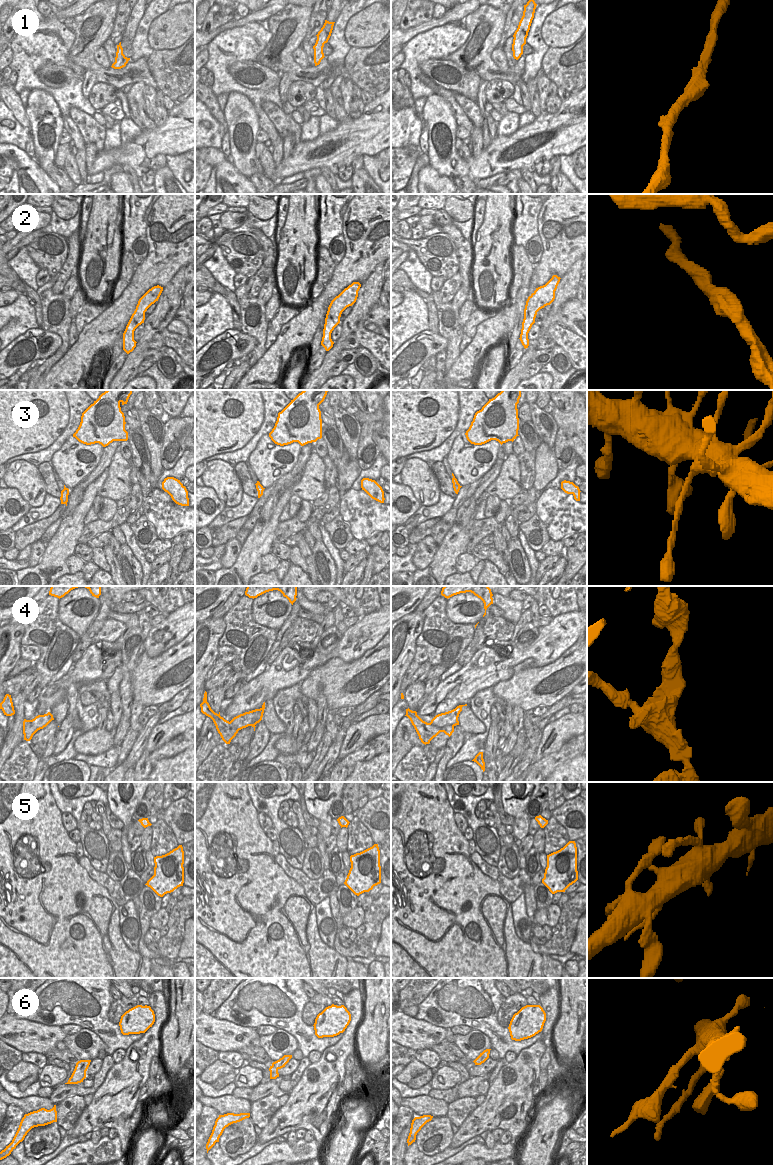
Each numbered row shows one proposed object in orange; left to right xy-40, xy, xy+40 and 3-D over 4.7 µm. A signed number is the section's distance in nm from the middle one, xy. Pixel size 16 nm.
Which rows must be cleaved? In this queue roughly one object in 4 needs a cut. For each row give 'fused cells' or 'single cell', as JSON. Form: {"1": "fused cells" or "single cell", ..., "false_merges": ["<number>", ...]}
{"1": "single cell", "2": "single cell", "3": "single cell", "4": "fused cells", "5": "single cell", "6": "fused cells", "false_merges": ["4", "6"]}

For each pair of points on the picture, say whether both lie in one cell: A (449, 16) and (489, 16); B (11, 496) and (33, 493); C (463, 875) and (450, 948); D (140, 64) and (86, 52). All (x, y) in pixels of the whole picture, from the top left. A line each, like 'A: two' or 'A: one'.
A: two
B: two
C: one
D: one

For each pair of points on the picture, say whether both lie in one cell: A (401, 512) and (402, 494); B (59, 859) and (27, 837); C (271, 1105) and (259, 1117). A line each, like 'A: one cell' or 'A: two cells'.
A: one cell
B: one cell
C: one cell

